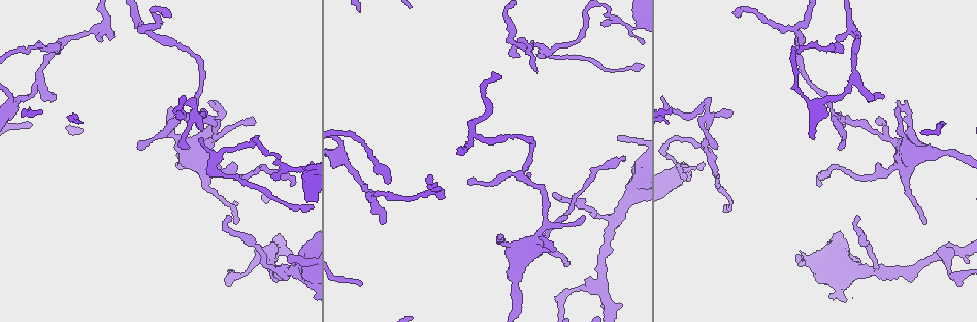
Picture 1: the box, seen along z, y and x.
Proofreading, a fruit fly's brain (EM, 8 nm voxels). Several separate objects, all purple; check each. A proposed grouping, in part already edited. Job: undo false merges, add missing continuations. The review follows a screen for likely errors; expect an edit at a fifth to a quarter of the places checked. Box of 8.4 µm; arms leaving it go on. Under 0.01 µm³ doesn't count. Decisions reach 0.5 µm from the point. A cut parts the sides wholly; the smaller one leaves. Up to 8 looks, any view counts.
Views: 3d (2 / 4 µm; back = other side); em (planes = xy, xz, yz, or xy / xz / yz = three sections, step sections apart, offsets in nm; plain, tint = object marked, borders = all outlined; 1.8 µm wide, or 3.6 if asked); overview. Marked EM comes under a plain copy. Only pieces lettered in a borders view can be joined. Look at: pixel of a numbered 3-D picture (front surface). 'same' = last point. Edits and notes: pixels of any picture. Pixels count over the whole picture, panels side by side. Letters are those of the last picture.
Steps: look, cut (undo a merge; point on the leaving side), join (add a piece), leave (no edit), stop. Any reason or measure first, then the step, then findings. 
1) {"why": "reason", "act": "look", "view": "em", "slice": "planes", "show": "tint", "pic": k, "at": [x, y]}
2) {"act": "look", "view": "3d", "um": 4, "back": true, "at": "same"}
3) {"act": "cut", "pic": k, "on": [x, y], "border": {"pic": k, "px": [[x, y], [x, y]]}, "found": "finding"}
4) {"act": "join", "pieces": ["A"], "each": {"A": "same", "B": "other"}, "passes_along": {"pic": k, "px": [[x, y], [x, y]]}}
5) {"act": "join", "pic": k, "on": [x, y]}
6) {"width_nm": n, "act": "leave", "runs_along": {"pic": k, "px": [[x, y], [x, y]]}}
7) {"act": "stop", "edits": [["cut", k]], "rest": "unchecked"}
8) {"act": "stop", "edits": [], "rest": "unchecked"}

{"why": "thin end", "act": "look", "view": "em", "slice": "yz", "step": 4, "show": "borders", "pic": 1, "at": [733, 114]}

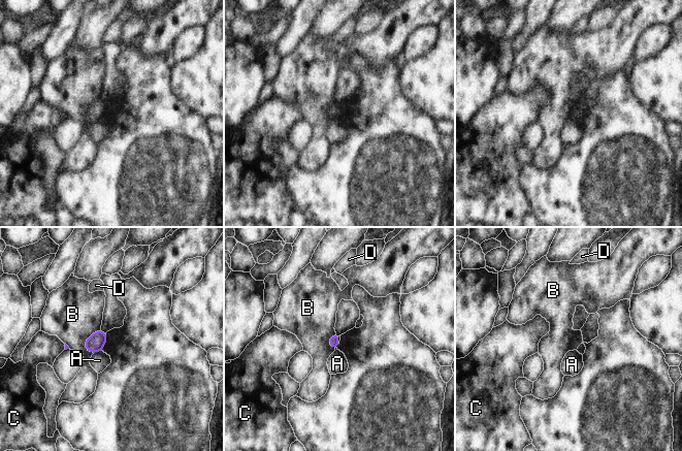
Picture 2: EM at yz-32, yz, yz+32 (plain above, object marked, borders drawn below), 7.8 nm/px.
{"why": "cut it another way", "act": "look", "view": "em", "slice": "planes", "show": "borders", "at": "same"}

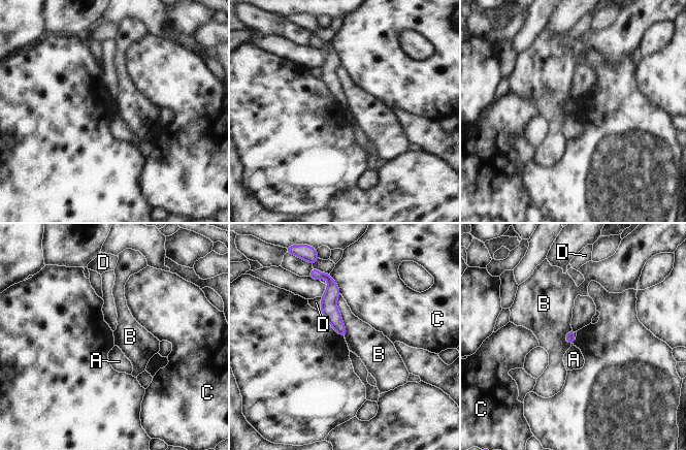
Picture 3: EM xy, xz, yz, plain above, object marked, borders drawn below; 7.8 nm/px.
{"width_nm": 80, "act": "leave", "each": {"A": "other", "B": "other", "C": "other", "D": "other"}, "runs_along": {"pic": 3, "px": [[330, 280], [330, 312], [342, 332]]}, "found": "no lettered piece goes on from it"}

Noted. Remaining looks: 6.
{"why": "sharp bend", "act": "look", "view": "em", "slice": "planes", "show": "borders", "pic": 1, "at": [839, 118]}

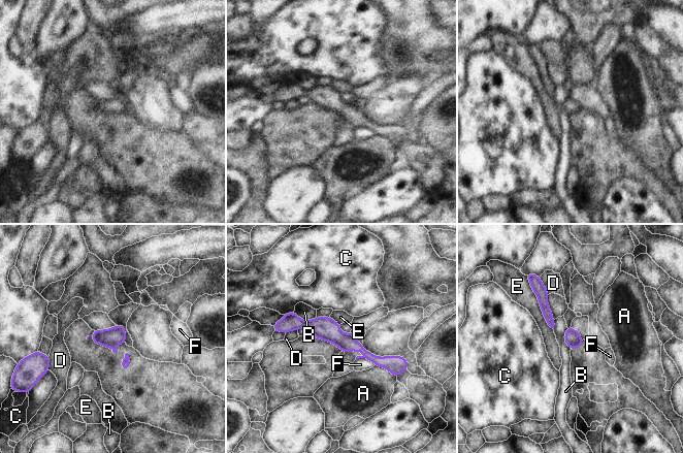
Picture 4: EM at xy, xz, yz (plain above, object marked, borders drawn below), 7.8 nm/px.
{"longest_contact_nm": ["E", 420], "act": "leave", "each": {"A": "other", "B": "other", "C": "other", "D": "other", "E": "other", "F": "other"}, "border": {"pic": 4, "px": [[293, 312], [303, 320], [316, 317]]}, "found": "continuous, no second neuron"}

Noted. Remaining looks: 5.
{"why": "tapers out", "act": "look", "view": "3d", "um": 2, "pic": 1, "at": [620, 136]}

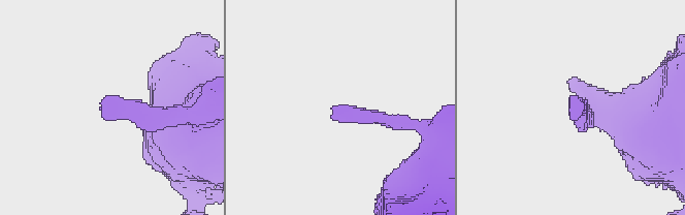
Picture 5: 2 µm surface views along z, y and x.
{"why": "shape alone is not enough", "act": "look", "view": "em", "slice": "planes", "show": "borders", "pic": 5, "at": [575, 120]}

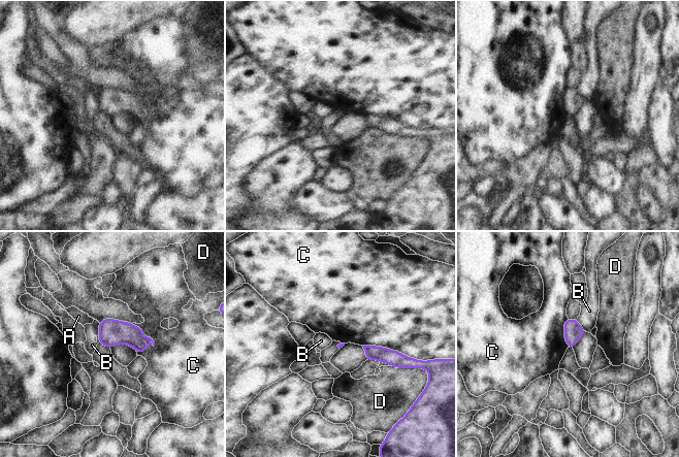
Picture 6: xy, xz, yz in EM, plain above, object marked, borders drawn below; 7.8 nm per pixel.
{"act": "leave", "each": {"A": "other", "B": "other", "C": "other", "D": "other"}, "found": "no lettered piece goes on from it"}

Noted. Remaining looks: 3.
{"act": "stop", "edits": [], "rest": "unchecked"}

